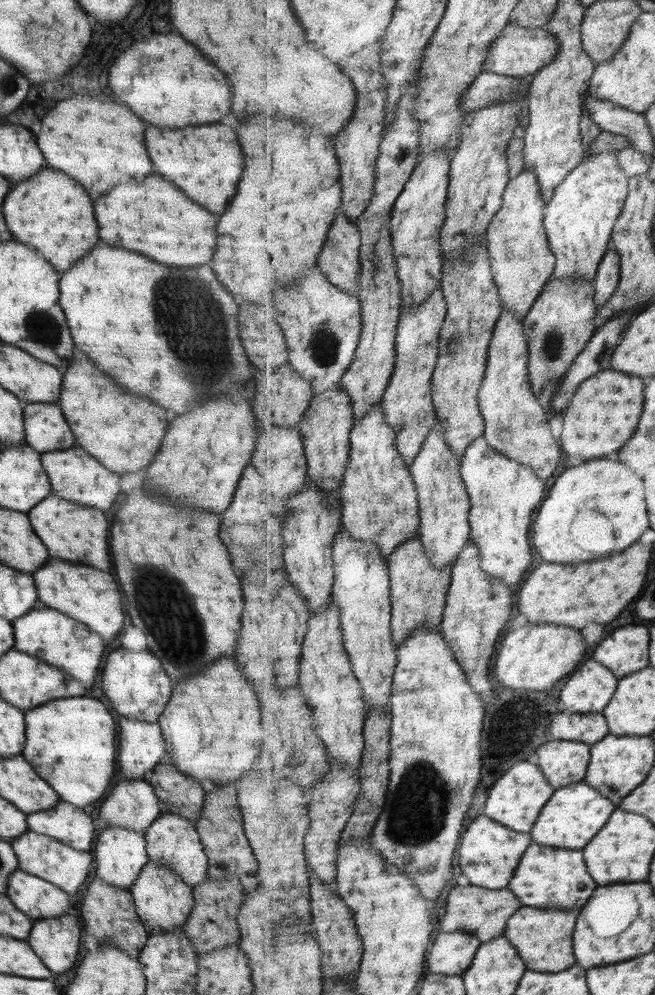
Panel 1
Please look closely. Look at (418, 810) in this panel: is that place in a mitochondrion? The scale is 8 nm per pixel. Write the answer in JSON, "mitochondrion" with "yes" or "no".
{"mitochondrion":"yes"}

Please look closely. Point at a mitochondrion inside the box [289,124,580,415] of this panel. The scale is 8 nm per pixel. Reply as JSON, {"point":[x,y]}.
{"point":[324,346]}

